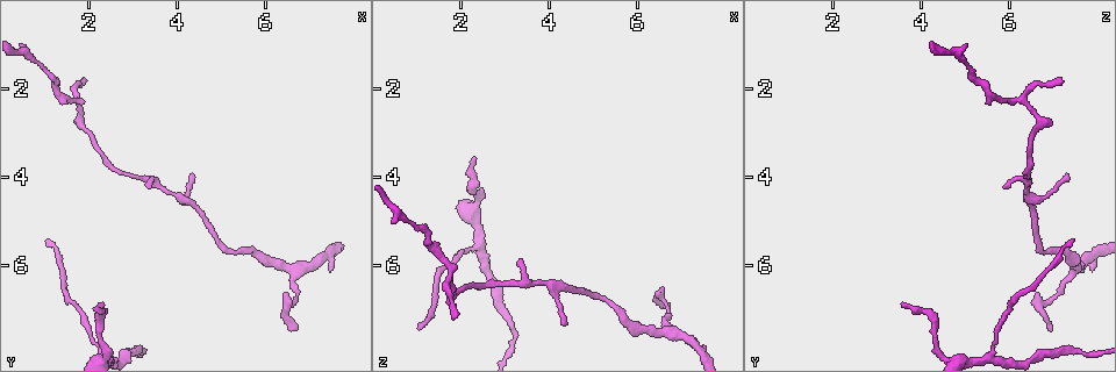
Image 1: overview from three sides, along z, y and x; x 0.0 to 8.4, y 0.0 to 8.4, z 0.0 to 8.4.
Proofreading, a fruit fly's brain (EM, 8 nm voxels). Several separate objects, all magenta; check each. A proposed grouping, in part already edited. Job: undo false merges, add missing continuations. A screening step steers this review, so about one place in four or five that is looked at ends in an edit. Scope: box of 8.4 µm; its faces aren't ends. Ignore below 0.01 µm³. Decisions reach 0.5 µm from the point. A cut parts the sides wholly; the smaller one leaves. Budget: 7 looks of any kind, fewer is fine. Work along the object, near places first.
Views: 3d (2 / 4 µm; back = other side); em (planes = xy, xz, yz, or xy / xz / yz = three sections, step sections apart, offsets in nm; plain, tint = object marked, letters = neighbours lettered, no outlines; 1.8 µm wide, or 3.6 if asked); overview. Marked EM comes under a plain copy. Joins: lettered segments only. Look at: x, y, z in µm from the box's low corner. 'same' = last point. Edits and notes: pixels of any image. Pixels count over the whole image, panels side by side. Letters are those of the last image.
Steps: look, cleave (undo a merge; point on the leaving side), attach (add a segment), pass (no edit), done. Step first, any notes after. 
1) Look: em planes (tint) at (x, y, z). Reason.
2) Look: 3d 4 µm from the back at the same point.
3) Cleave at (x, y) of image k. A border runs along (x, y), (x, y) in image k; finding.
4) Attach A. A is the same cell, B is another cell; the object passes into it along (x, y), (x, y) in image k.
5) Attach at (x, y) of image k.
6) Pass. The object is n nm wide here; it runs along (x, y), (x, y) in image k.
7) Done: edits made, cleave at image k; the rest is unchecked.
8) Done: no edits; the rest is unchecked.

Look: em planes (letters) at (2.35, 6.90, 3.60). Free end.

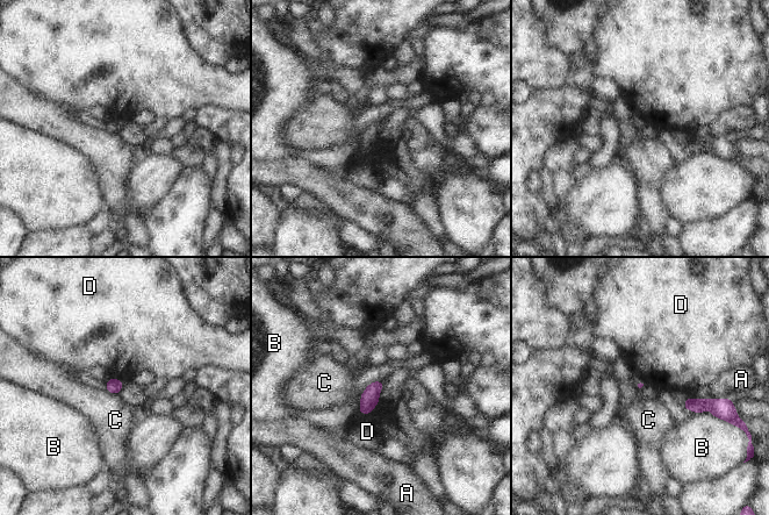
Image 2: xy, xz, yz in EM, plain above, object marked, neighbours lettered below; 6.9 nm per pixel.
Pass. A, B, C and D are other cells; a border runs along (379, 400), (368, 413), (359, 412) in image 2; none of them fits.

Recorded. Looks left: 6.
Look: em planes (letters) at (3.30, 4.25, 5.90). Tapers out.

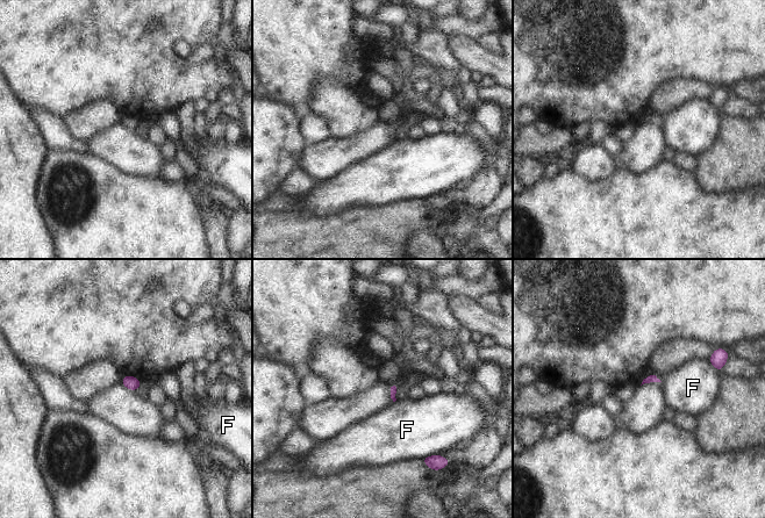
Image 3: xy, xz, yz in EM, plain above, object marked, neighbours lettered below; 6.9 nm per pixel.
Pass. The longest contact is with F, 130 nm; F is another cell; no lettered segment goes on from it.

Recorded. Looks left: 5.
Look: 3d 4 µm at (6.65, 6.05, 7.50).

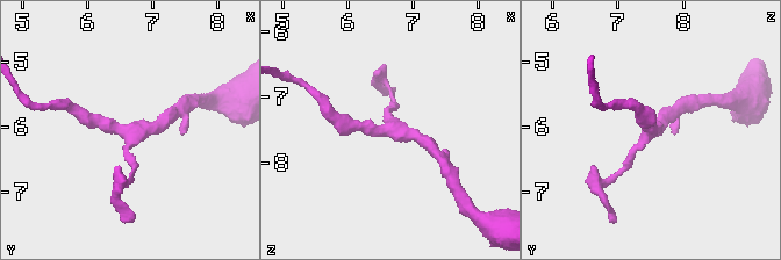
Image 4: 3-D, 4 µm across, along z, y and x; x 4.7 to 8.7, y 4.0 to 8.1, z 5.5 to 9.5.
Look: em planes (letters) at (6.70, 6.05, 7.45). 3 arms meet here.

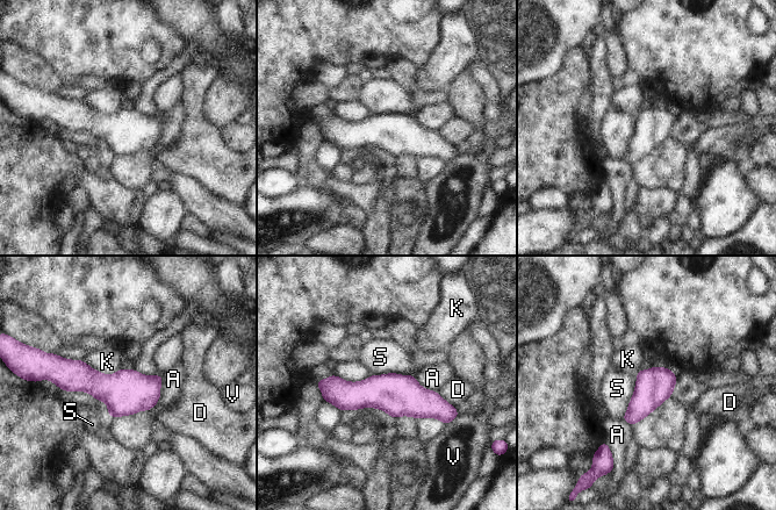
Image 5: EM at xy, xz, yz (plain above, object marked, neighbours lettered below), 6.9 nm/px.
Pass. A, D, K, S and V are other cells; a border runs along (637, 374), (634, 393), (622, 418) in image 5; continuous, no second neuron.

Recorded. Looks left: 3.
Done: no edits; the rest is unchecked.

